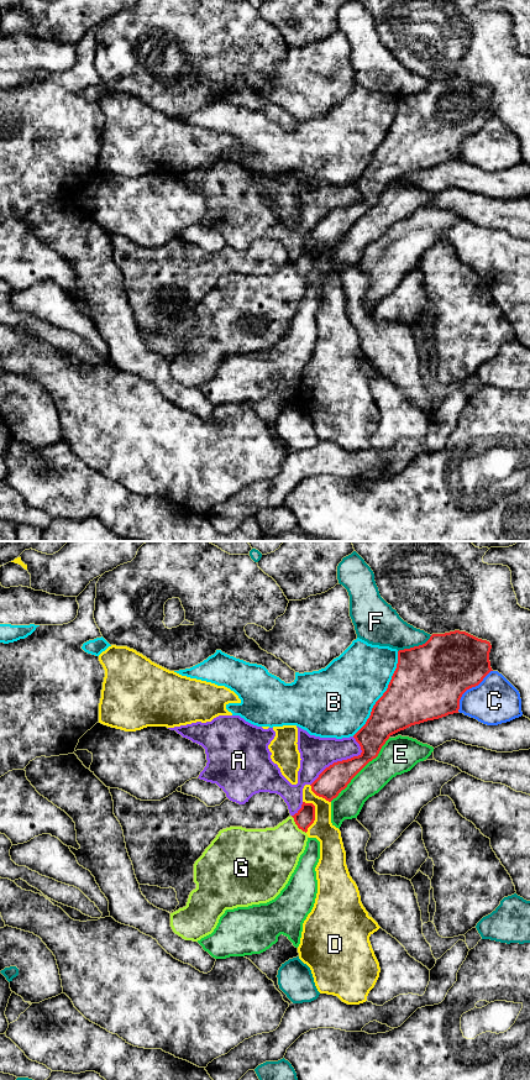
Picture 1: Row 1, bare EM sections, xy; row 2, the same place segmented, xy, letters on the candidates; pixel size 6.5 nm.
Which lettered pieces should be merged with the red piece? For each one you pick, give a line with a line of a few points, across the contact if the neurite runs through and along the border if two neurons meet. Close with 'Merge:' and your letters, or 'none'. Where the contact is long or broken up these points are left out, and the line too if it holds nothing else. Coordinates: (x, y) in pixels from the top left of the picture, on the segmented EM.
Merge: none

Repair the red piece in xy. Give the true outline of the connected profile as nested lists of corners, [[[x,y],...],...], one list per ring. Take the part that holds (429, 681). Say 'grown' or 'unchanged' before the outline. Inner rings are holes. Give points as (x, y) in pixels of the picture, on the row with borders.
unchanged; [[[466,631],[432,634],[419,646],[398,651],[397,669],[387,691],[376,702],[366,724],[353,735],[362,753],[326,767],[310,785],[311,791],[331,802],[351,780],[376,759],[390,735],[411,725],[458,713],[462,694],[478,686],[493,671],[489,661],[492,645]]]

